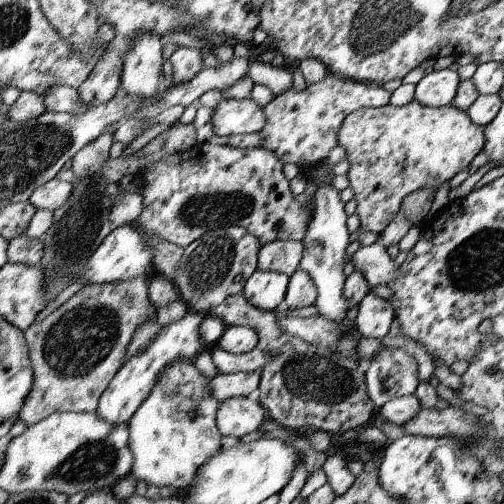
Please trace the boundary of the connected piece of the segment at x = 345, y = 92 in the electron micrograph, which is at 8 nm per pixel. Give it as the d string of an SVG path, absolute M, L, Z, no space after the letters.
M327 73L318 84L307 85L306 90L292 89L262 108L266 117L264 128L258 132L264 142L259 148L274 152L282 164L292 162L301 168L303 176L310 168L326 163L330 150L339 145L338 132L344 119L351 113L364 107L381 107L389 104L390 90L376 83L350 80L339 75Z

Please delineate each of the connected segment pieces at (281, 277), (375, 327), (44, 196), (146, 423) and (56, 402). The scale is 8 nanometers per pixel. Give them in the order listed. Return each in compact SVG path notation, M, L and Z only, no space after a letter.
M256 269L243 288L246 302L254 308L273 311L282 305L286 296L288 277L281 272Z
M369 292L358 304L352 320L360 337L380 339L392 328L394 308L388 299Z
M57 176L39 186L32 192L29 201L34 208L46 209L50 212L60 210L74 190L73 182L59 179Z
M176 360L176 364L164 368L160 372L152 392L148 398L140 404L138 410L132 415L128 423L128 444L132 451L134 464L130 472L131 477L136 480L144 480L146 484L154 486L170 486L170 488L188 488L196 480L196 472L216 452L220 452L222 435L216 426L216 410L219 404L208 394L208 384L213 378L204 376L193 362L188 360Z
M151 273L148 276L136 276L120 282L84 285L67 302L54 310L41 322L32 324L24 331L26 344L34 371L34 386L19 418L28 426L44 420L55 412L94 412L98 408L100 396L112 382L112 377L121 368L126 356L128 344L132 342L138 326L146 324L157 315L157 310L150 304L149 286Z

